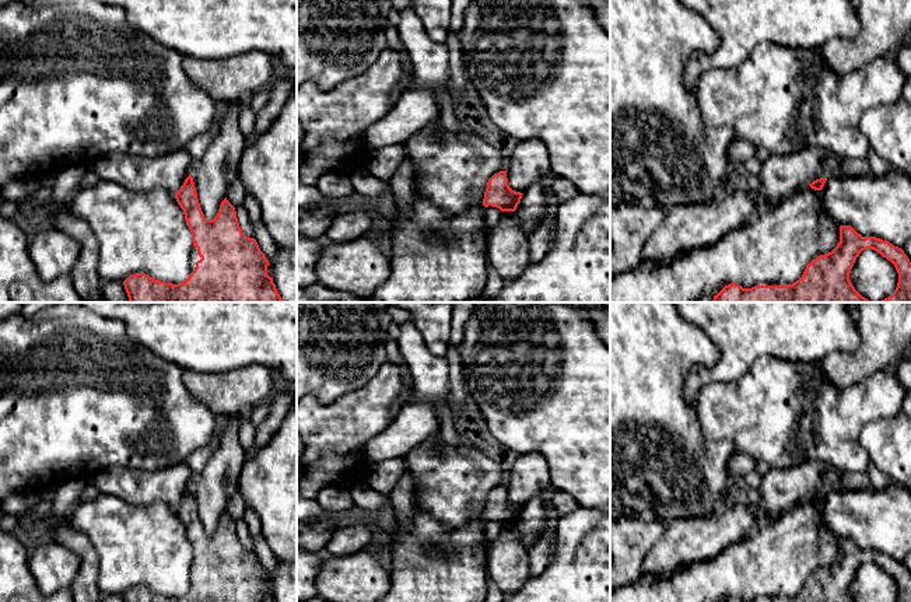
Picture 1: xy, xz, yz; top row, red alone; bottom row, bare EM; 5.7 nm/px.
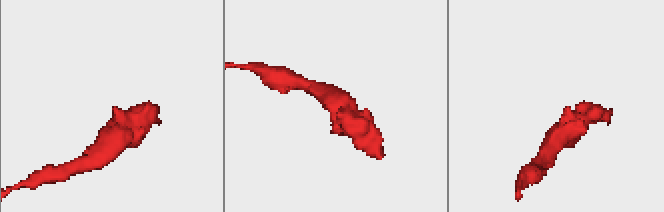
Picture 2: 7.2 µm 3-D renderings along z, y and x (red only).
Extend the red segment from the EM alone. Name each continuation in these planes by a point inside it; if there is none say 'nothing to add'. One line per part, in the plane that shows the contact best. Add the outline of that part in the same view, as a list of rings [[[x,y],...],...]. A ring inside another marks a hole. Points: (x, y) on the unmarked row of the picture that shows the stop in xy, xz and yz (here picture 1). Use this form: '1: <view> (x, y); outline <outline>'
1: xy (193, 567); outline [[[192,560],[192,564],[190,564],[190,577],[189,577],[189,584],[190,587],[195,584],[196,581],[196,575],[200,574],[202,571],[197,568],[197,561],[196,560]]]

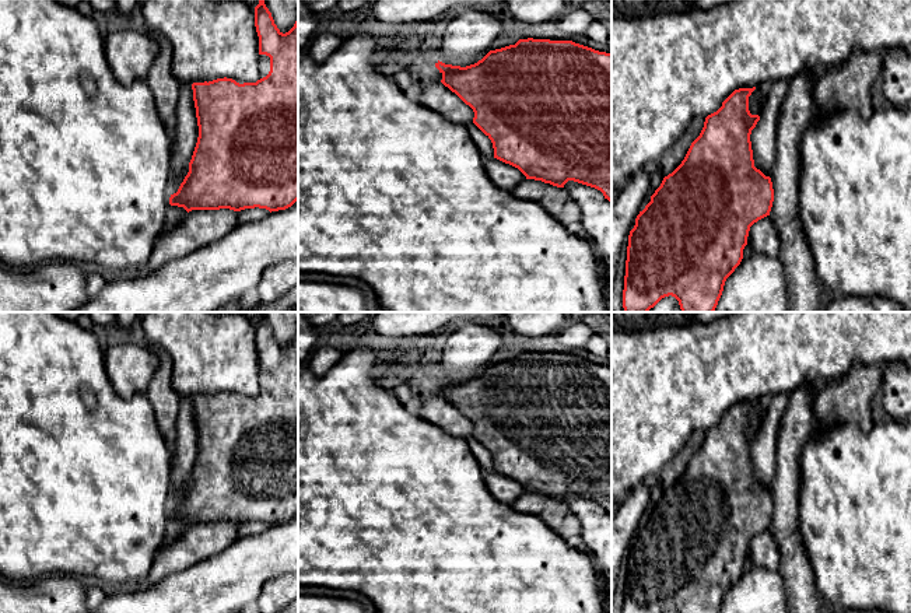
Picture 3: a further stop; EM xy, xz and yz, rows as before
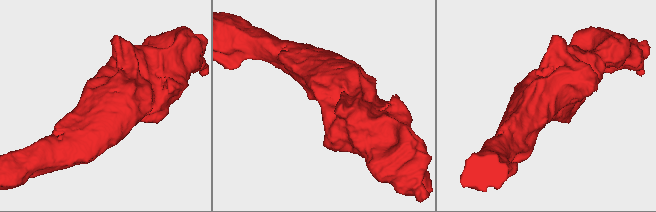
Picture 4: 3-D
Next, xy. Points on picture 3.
1: xy (263, 374); outline [[[259,368],[259,385],[260,385],[260,392],[263,392],[269,388],[269,385],[270,385],[270,371],[269,369]]]

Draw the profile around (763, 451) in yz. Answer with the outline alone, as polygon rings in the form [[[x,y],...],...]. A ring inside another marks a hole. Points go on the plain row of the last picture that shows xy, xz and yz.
[[[791,393],[768,397],[765,421],[751,444],[750,455],[754,480],[770,490],[777,474],[777,442],[782,417],[791,400]]]

